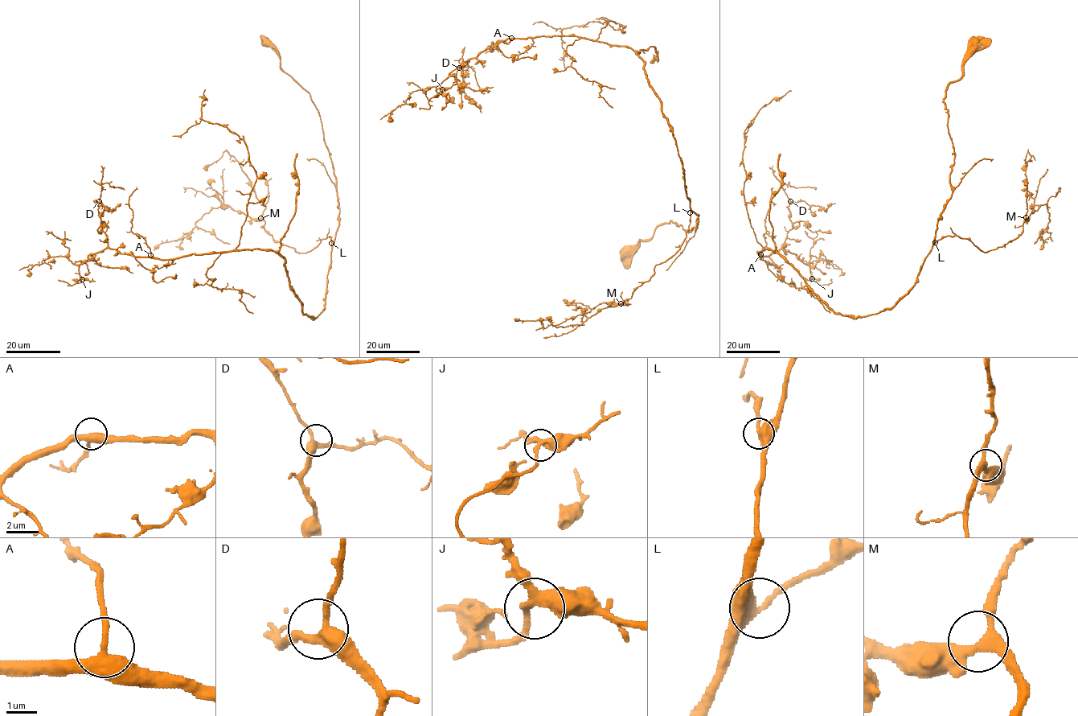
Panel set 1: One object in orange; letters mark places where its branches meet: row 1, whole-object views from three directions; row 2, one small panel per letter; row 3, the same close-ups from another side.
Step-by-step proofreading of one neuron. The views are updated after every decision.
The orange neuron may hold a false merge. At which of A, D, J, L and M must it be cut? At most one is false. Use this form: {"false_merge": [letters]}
{"false_merge": []}

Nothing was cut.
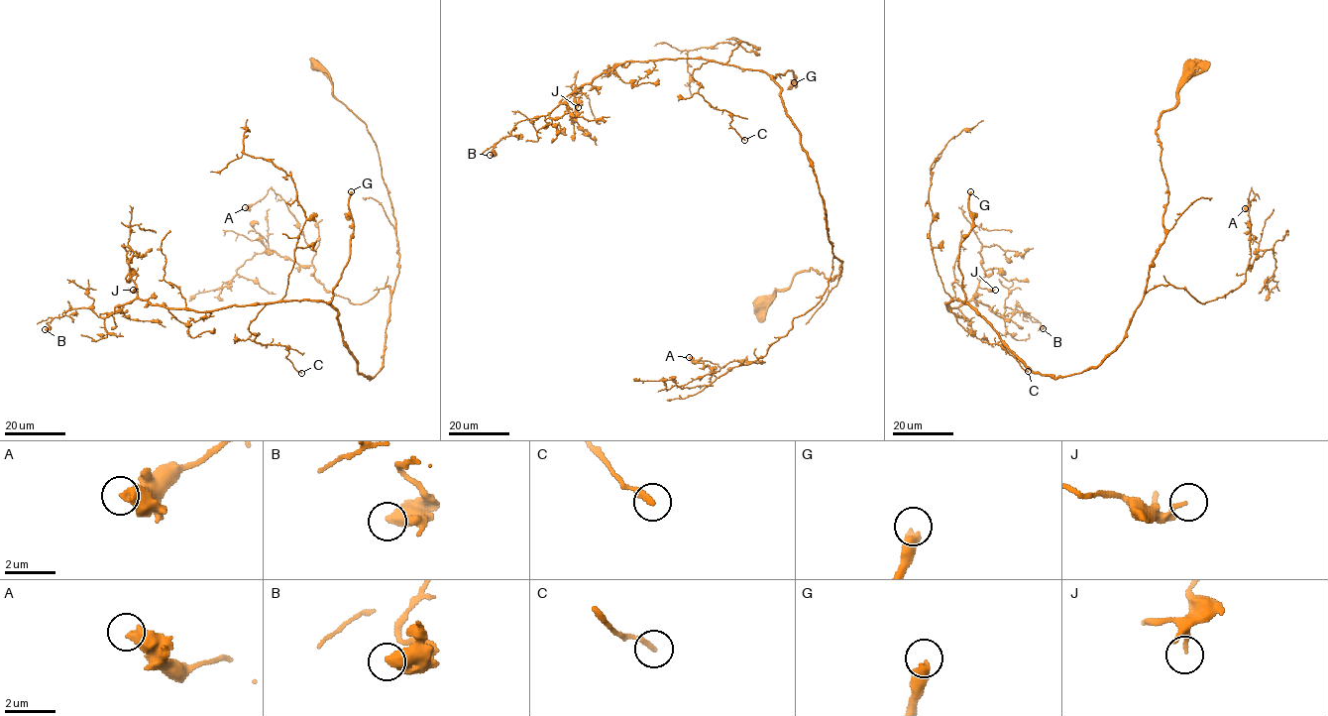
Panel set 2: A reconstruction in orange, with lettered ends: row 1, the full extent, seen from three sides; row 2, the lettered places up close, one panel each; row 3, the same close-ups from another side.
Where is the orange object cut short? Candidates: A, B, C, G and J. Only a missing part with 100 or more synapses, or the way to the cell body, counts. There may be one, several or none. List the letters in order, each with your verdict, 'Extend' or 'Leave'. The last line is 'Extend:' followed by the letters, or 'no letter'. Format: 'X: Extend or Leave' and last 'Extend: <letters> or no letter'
A: Leave
B: Leave
C: Leave
G: Extend
J: Leave
Extend: G

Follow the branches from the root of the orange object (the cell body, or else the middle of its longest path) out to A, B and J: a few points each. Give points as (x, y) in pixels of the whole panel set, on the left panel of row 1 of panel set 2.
A: (315, 65), (376, 144), (395, 221), (394, 289), (351, 303), (315, 278), (315, 252), (277, 194), (245, 207)
B: (315, 65), (366, 124), (395, 221), (373, 377), (315, 299), (194, 311), (135, 298), (45, 329)
J: (315, 65), (366, 124), (395, 221), (382, 368), (358, 372), (322, 301), (194, 311), (133, 290)

